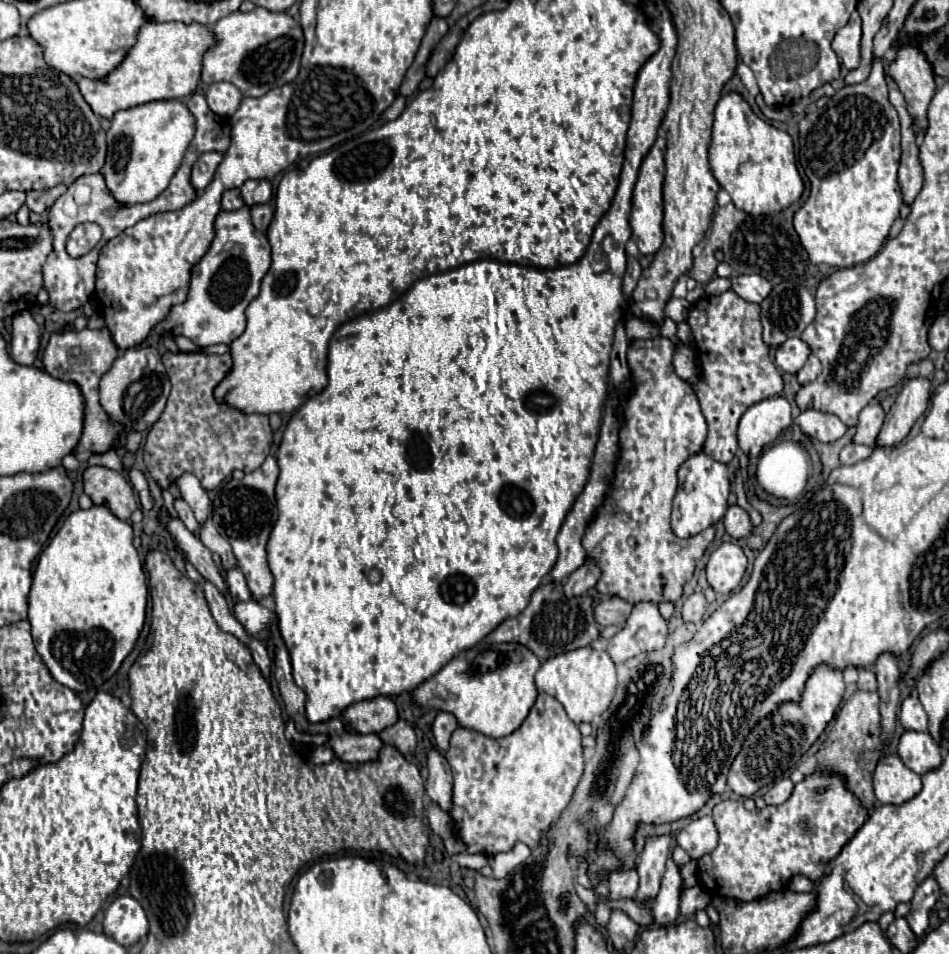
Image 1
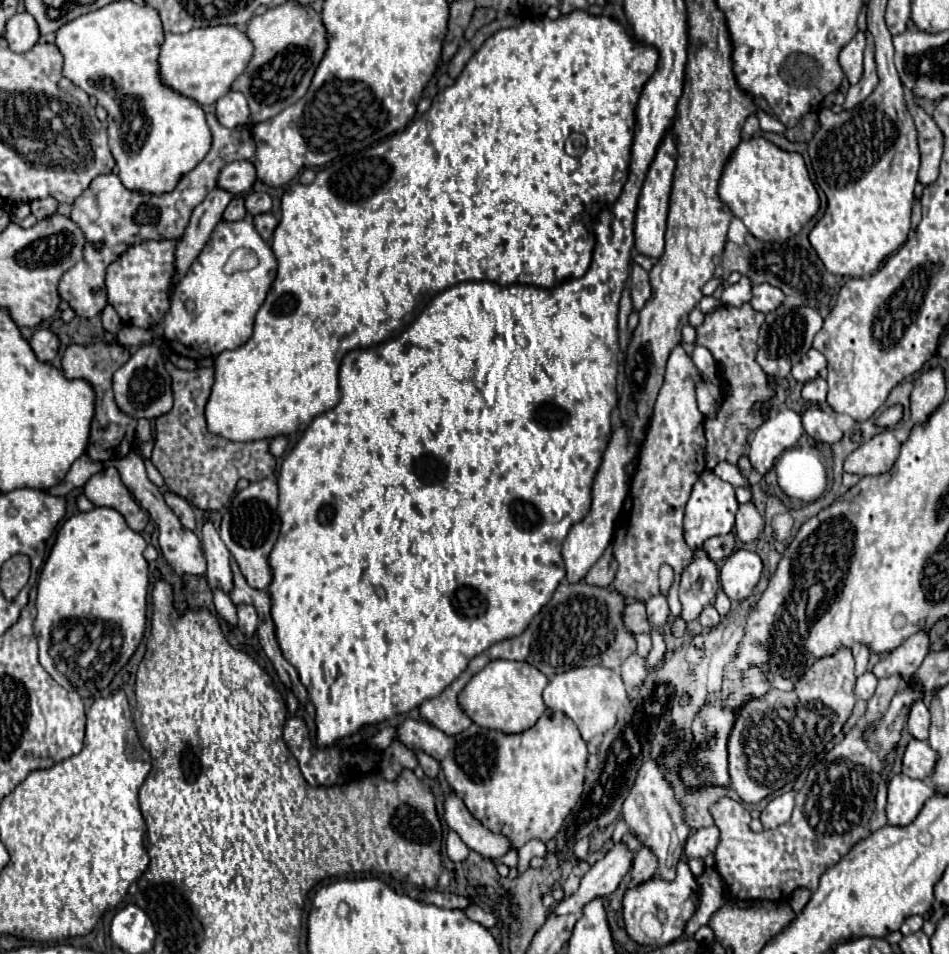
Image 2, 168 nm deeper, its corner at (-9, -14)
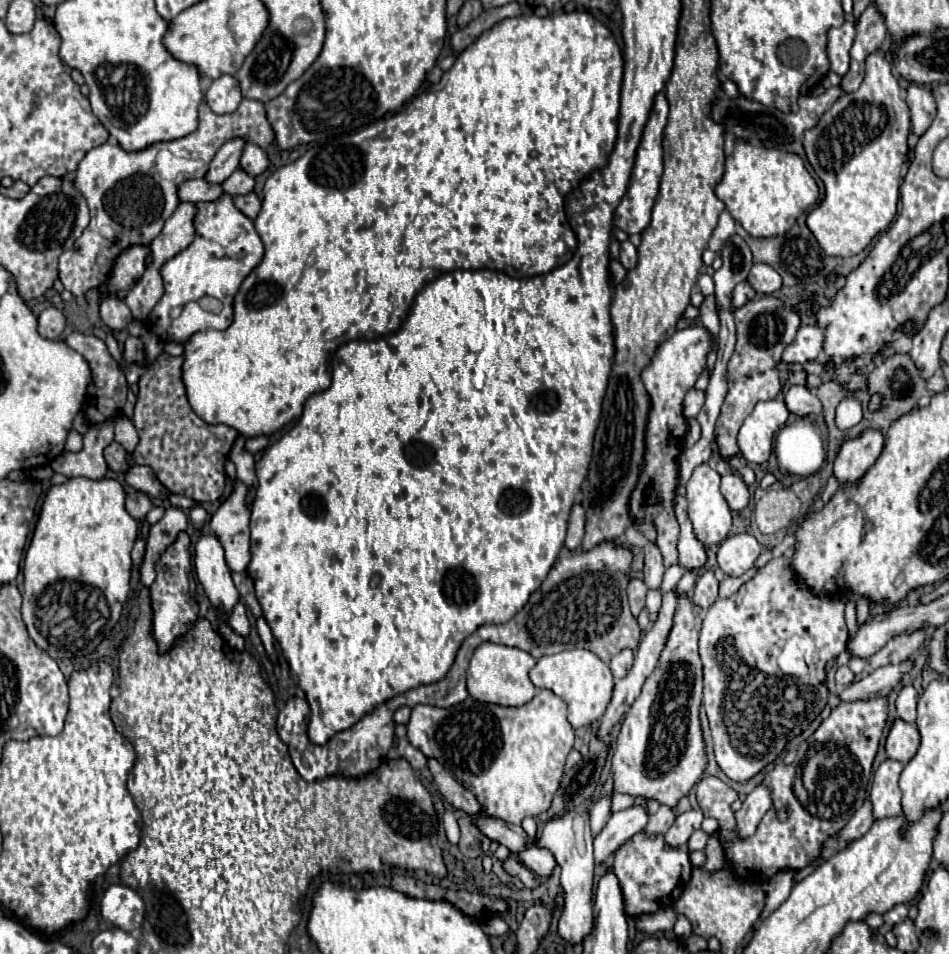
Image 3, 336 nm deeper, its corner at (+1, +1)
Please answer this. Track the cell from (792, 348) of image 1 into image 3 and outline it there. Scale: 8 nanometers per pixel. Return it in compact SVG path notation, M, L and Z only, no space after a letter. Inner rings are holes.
M817 325L799 327L795 341L785 349L783 361L791 363L805 363L815 361L823 349L823 333Z

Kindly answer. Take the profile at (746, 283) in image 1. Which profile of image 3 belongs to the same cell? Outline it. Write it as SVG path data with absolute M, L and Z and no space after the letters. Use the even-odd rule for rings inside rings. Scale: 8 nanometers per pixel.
M753 265L749 277L747 277L749 285L757 291L757 293L763 293L763 295L771 295L773 291L777 291L781 287L781 277L779 273L769 267L769 265Z

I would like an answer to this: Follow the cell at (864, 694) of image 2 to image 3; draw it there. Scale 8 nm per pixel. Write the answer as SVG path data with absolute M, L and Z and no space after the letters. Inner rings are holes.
M841 665L841 667L837 669L837 675L835 675L837 685L847 687L847 685L851 685L851 683L853 683L853 679L855 679L855 673L853 673L847 665Z

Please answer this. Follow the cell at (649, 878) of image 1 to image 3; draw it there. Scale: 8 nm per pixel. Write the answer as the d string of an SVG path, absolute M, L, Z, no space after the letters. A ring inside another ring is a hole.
M681 595L677 617L673 619L673 629L669 633L669 641L659 657L657 669L647 677L641 695L631 705L629 715L625 717L617 747L611 759L611 773L613 773L613 789L615 793L627 793L631 797L645 797L655 799L661 805L677 809L679 801L689 793L689 789L701 779L703 769L707 765L707 755L703 747L701 727L699 727L699 705L703 699L703 673L701 673L701 659L697 653L697 639L699 639L699 617L693 615L693 603Z

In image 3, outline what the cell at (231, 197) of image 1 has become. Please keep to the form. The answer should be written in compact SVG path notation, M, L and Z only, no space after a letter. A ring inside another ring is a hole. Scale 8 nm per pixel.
M193 179L193 181L185 181L185 185L181 185L181 201L191 201L191 203L217 201L221 195L223 195L223 187L209 185L205 179Z

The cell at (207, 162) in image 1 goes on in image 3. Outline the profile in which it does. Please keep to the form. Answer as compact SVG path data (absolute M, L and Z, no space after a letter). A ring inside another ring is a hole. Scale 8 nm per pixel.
M247 143L245 149L243 149L243 155L241 155L241 169L247 171L249 175L257 177L257 175L263 173L263 169L267 165L269 165L269 161L267 161L265 151L261 147L257 147L257 145Z

